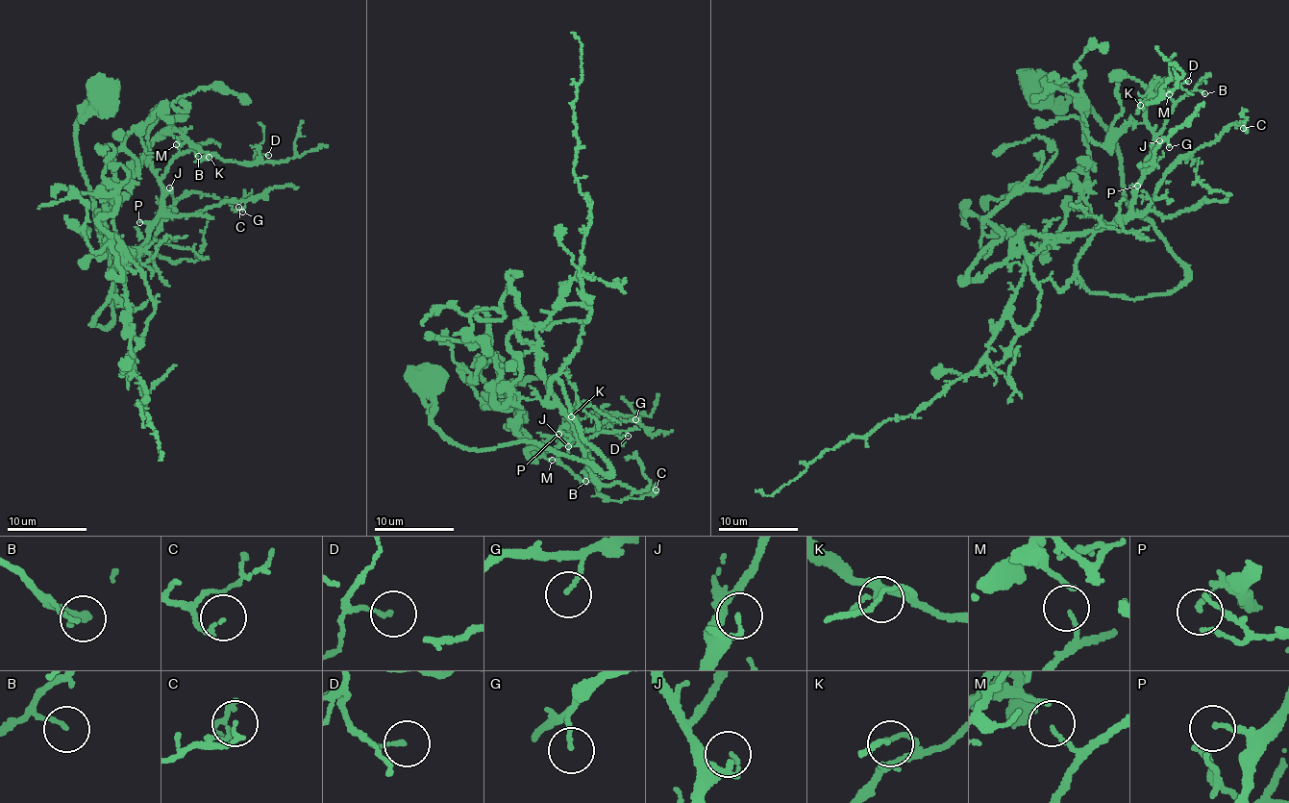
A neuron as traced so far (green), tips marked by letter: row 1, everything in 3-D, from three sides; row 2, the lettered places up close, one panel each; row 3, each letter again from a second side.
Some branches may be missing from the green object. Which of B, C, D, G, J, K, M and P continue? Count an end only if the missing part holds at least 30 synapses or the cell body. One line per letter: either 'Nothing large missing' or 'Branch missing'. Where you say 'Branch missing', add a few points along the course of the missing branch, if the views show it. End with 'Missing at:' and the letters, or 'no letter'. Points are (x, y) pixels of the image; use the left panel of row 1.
B: Nothing large missing
C: Nothing large missing
D: Nothing large missing
G: Nothing large missing
J: Branch missing. Course of what is missing: (169, 188), (172, 190), (170, 188), (178, 181), (189, 184), (193, 197), (173, 224), (171, 219)
K: Nothing large missing
M: Nothing large missing
P: Nothing large missing
Missing at: J

